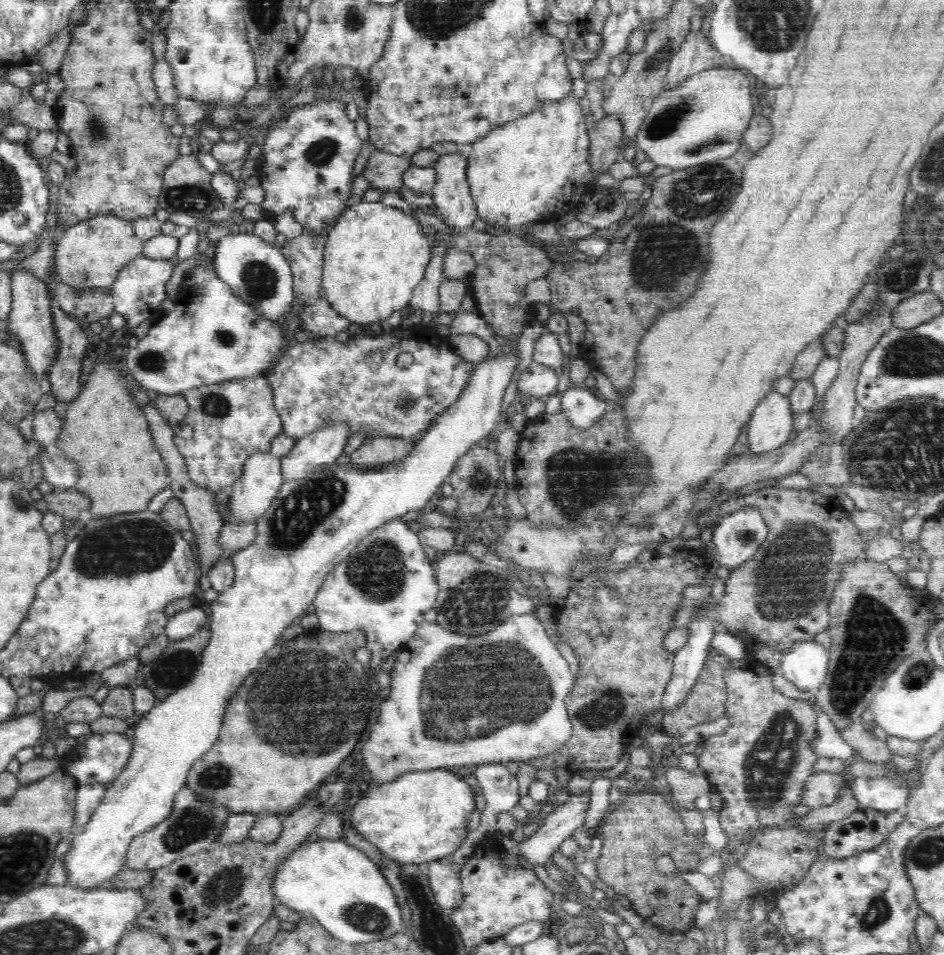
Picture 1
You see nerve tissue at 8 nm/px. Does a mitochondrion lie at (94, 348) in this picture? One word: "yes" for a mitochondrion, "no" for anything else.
no

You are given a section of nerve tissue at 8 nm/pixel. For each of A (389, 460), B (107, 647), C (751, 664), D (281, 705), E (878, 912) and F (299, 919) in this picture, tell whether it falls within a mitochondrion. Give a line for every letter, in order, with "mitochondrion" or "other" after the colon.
A: other
B: other
C: other
D: mitochondrion
E: mitochondrion
F: other

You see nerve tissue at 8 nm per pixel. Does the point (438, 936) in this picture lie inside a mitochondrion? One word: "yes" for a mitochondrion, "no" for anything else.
yes

